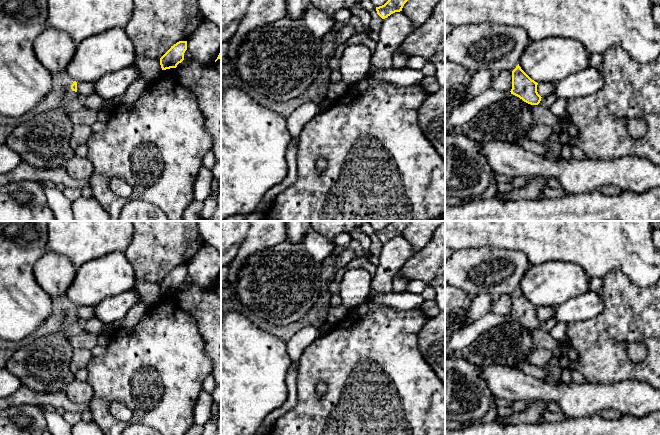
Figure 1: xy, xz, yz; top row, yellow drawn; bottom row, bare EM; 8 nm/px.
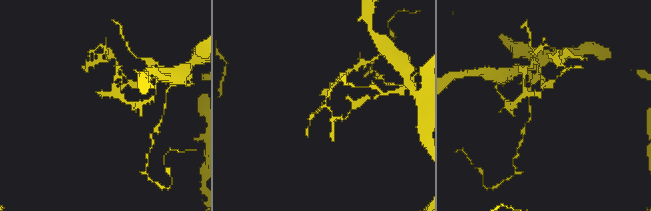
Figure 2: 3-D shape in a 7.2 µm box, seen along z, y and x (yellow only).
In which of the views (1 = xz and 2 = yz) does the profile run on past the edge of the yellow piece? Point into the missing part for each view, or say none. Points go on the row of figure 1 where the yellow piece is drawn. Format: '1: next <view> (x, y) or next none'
1: next none
2: next none

